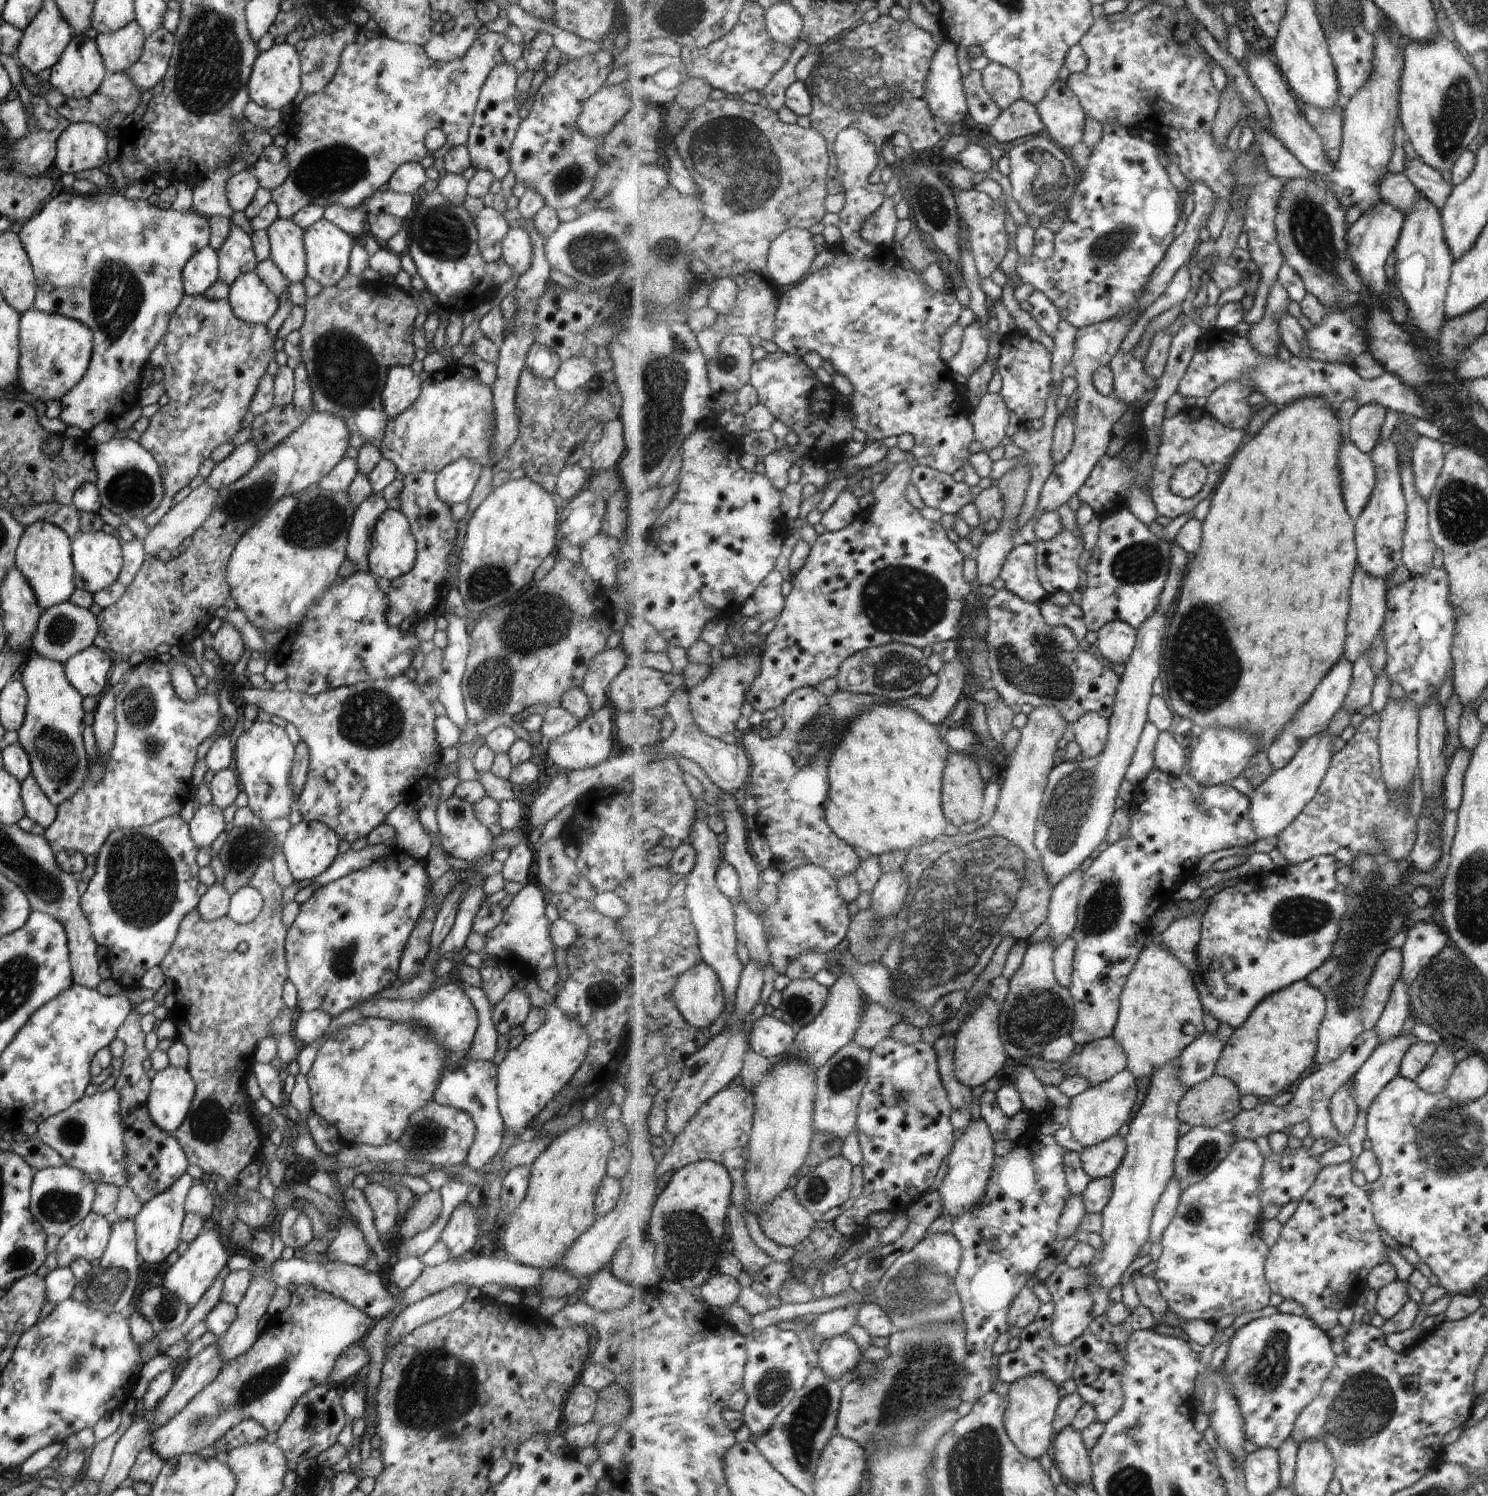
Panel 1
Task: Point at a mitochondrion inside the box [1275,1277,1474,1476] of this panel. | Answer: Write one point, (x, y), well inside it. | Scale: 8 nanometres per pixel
(1364, 1405)

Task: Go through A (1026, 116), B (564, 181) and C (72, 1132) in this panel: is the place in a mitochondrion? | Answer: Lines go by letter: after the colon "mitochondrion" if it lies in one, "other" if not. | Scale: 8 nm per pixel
A: other
B: mitochondrion
C: mitochondrion

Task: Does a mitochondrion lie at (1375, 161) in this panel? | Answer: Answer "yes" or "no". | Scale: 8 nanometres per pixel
no

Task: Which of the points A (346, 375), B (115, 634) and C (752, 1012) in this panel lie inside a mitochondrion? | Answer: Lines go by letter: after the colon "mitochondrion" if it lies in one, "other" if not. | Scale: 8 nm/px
A: mitochondrion
B: other
C: other

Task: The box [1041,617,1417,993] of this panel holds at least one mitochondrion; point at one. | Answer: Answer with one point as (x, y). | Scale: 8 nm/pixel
(1297, 916)

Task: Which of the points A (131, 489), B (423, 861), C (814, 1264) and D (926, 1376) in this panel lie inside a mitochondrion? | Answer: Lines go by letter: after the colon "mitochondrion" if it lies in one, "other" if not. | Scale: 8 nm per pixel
A: mitochondrion
B: other
C: other
D: mitochondrion

